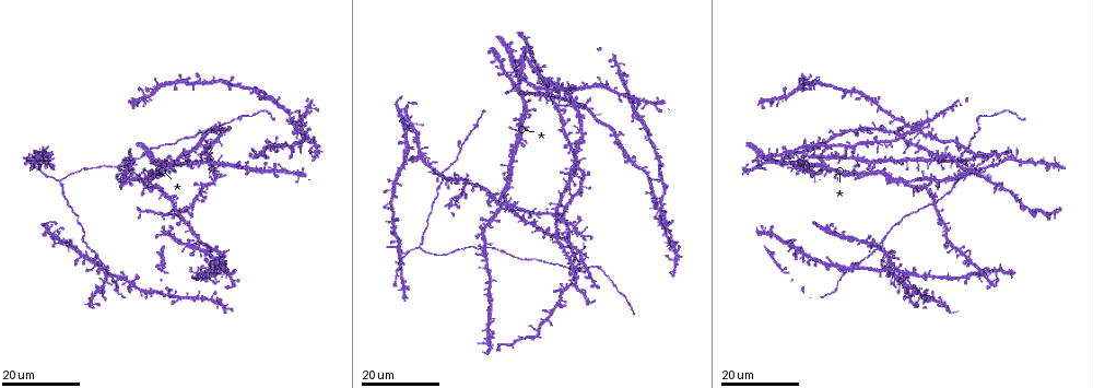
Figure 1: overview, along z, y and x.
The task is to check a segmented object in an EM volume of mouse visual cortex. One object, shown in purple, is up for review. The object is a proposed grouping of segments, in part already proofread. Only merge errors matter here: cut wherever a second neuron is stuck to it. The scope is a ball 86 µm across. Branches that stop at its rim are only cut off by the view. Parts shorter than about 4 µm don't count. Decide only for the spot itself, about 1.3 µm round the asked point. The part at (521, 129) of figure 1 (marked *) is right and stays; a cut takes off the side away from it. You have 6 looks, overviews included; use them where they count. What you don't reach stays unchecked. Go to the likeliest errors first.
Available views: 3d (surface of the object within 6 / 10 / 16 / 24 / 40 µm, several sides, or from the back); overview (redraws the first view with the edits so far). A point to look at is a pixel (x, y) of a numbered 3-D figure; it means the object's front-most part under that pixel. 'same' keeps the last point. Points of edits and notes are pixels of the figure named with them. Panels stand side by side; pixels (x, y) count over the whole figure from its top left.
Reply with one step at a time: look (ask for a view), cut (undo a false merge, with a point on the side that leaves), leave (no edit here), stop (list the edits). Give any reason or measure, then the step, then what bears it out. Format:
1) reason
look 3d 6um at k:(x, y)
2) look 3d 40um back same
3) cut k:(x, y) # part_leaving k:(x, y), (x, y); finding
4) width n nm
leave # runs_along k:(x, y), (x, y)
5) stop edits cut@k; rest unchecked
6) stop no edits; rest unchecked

four or more arms meet
look 3d 16um at 1:(660, 210)

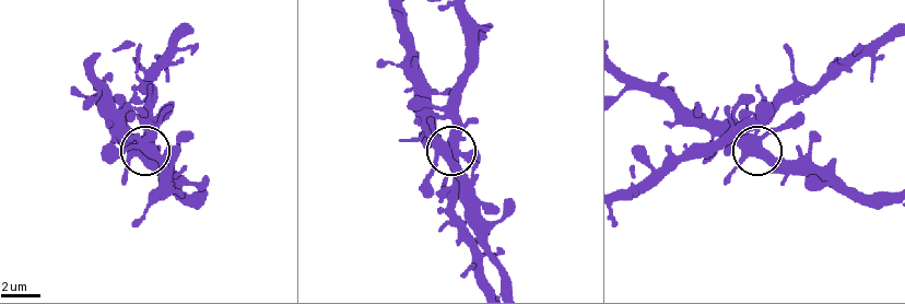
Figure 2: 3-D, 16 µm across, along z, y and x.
look 3d 10um at 2:(755, 138)

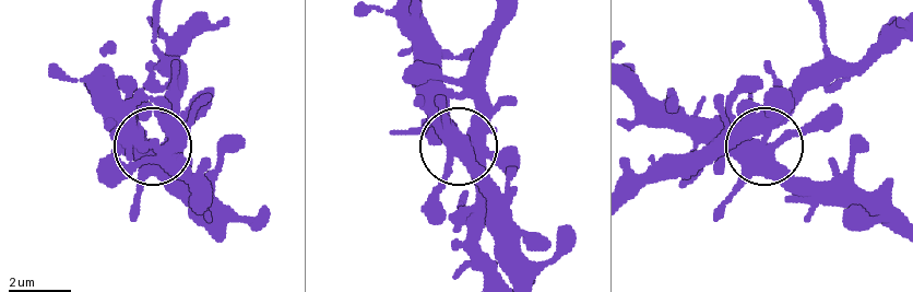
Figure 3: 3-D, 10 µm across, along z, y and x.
leave # continuous, no second neuron

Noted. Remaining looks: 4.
three arms meet
look 3d 16um at 1:(120, 166)

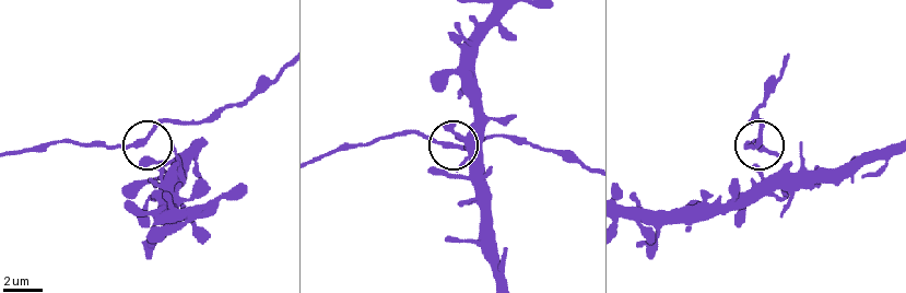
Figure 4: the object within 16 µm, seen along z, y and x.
zoom in
look 3d 10um at 4:(760, 140)

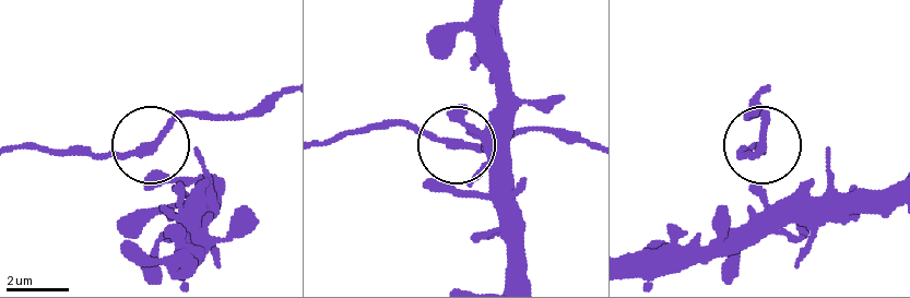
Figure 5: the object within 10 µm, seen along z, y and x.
leave # one neuron here

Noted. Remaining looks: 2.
four-way junction
look 3d 16um at 1:(466, 184)

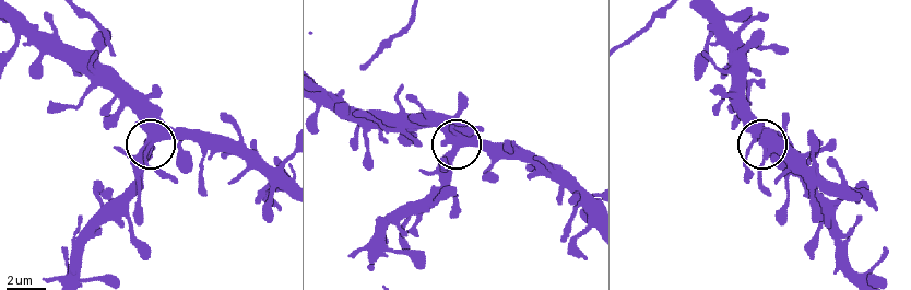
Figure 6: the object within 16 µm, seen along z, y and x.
look 3d 6um at 6:(460, 143)

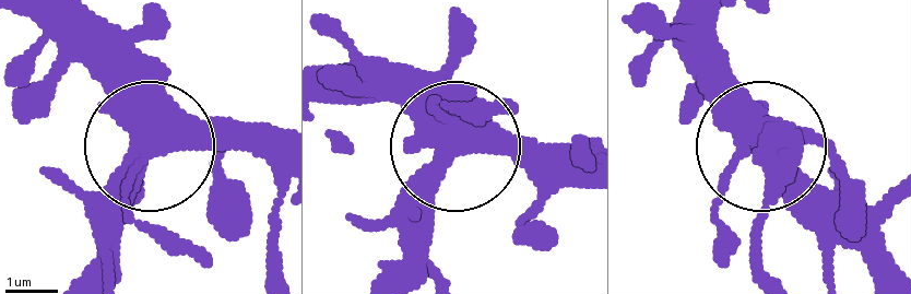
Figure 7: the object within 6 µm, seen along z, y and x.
side_arm 14 um
leave # one neuron here

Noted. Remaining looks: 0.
stop no edits; rest unchecked

